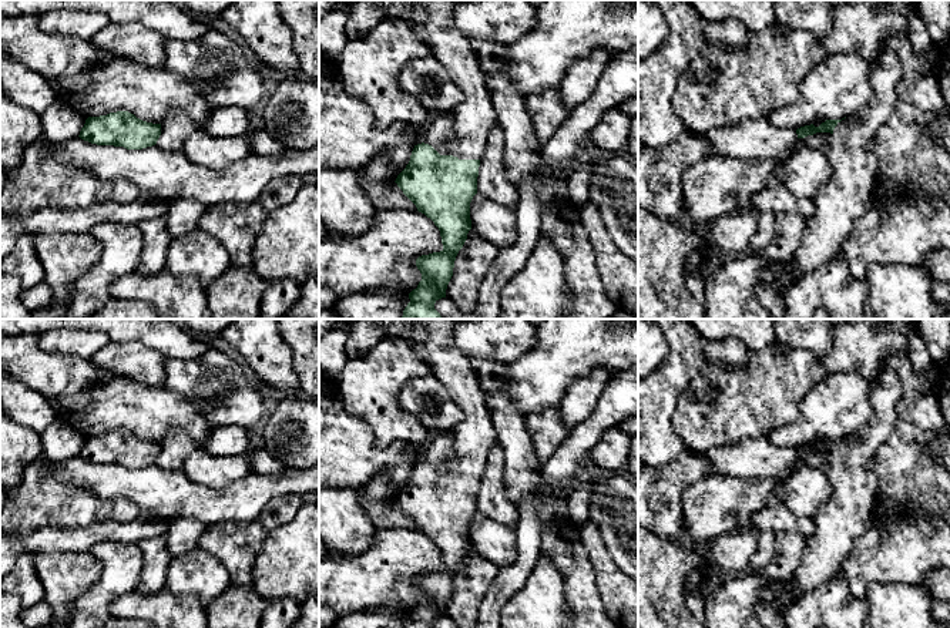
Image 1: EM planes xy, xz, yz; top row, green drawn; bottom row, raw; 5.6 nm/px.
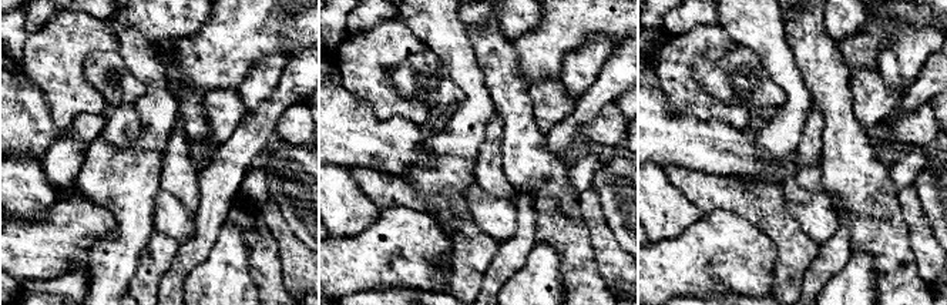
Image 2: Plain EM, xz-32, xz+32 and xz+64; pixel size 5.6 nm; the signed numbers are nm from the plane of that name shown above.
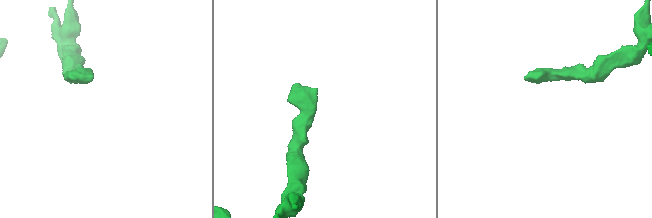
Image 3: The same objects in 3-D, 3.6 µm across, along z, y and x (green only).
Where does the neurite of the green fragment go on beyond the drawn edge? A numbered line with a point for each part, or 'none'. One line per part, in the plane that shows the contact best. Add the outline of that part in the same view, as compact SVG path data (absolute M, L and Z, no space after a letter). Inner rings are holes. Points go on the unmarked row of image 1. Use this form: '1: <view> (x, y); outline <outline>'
1: xz (476, 435); outline M424 319L426 337L413 340L406 336L404 339L430 366L432 375L464 413L464 420L451 430L454 457L433 467L440 474L480 478L486 469L489 451L497 444L497 431L471 360L454 345L453 326L454 319Z

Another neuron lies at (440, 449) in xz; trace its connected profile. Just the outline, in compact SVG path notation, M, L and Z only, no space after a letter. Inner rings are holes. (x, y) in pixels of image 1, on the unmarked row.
M442 431L429 440L423 450L423 461L432 466L446 463L454 457L454 436L451 431Z

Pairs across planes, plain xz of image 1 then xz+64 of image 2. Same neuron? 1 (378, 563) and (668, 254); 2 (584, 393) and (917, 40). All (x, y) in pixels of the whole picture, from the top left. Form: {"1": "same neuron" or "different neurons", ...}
{"1": "same neuron", "2": "same neuron"}

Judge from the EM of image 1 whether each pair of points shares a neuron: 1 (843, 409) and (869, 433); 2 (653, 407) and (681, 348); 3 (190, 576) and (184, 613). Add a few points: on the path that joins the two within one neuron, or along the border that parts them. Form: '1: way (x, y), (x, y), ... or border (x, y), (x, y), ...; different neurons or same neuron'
1: border (869, 395), (872, 416), (858, 430), (845, 435); different neurons
2: way (657, 393), (677, 372), (681, 362); same neuron
3: border (165, 587), (174, 593), (191, 593), (204, 607); different neurons

